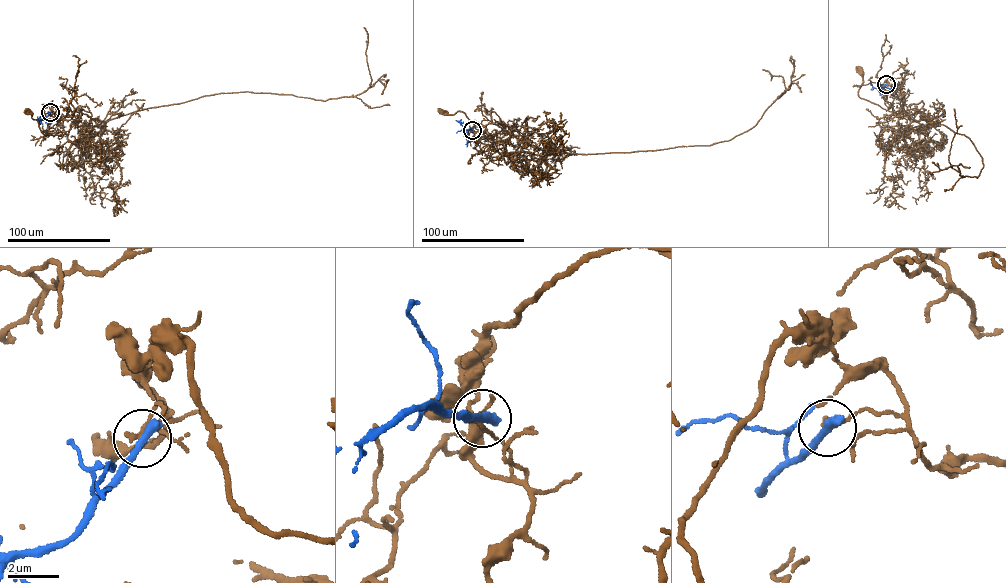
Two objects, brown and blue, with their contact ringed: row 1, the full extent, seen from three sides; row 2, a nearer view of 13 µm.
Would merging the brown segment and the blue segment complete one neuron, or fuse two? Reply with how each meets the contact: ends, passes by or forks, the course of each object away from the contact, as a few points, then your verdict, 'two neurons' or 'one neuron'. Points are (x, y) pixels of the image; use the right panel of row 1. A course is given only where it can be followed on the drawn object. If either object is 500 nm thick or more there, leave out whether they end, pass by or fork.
brown ends; blue ends; course brown (886, 84), (895, 88), (904, 113), (894, 113), (859, 97), (863, 82), (859, 68); course blue (886, 84), (874, 88), (870, 81); two neurons

